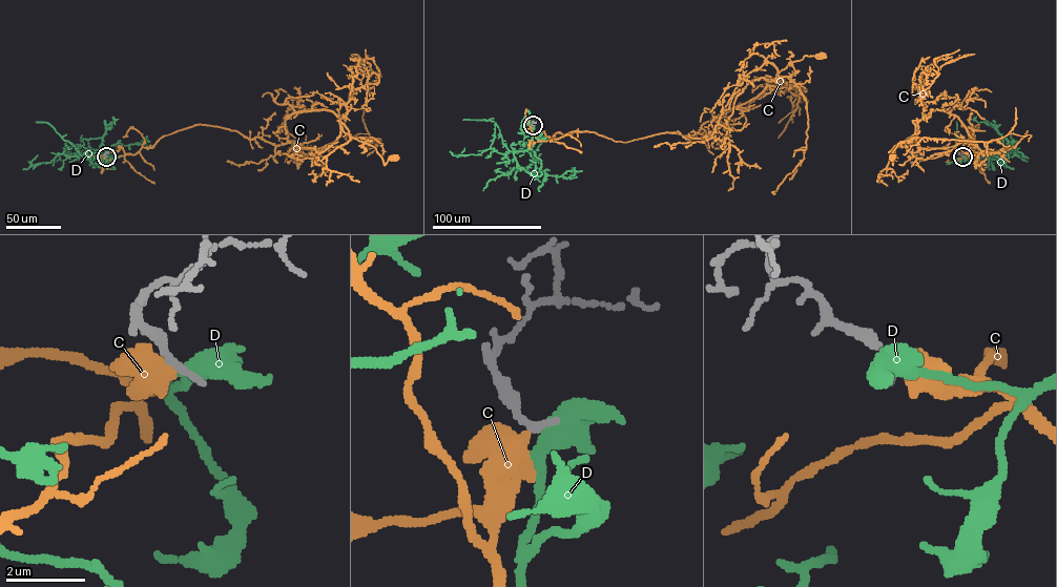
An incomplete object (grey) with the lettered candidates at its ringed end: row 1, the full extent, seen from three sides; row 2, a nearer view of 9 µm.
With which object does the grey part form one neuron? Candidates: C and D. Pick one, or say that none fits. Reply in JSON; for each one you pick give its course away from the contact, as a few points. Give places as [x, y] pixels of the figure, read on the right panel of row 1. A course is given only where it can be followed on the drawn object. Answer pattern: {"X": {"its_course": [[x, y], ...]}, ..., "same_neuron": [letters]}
{"same_neuron": []}

